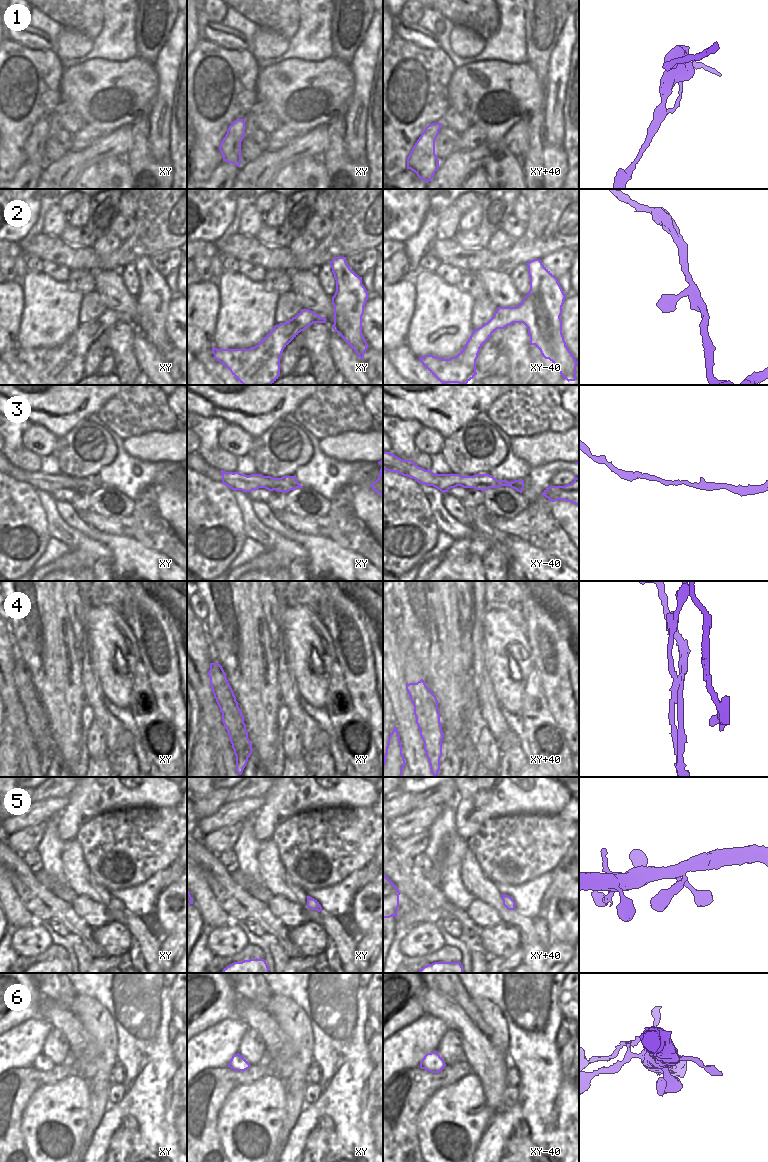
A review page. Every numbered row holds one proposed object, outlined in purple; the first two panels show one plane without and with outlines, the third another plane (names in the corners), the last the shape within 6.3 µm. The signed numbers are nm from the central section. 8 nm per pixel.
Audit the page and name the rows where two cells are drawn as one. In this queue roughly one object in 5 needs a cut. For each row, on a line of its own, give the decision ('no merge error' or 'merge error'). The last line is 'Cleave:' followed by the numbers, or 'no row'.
1: no merge error
2: no merge error
3: merge error
4: merge error
5: no merge error
6: no merge error
Cleave: 3, 4

